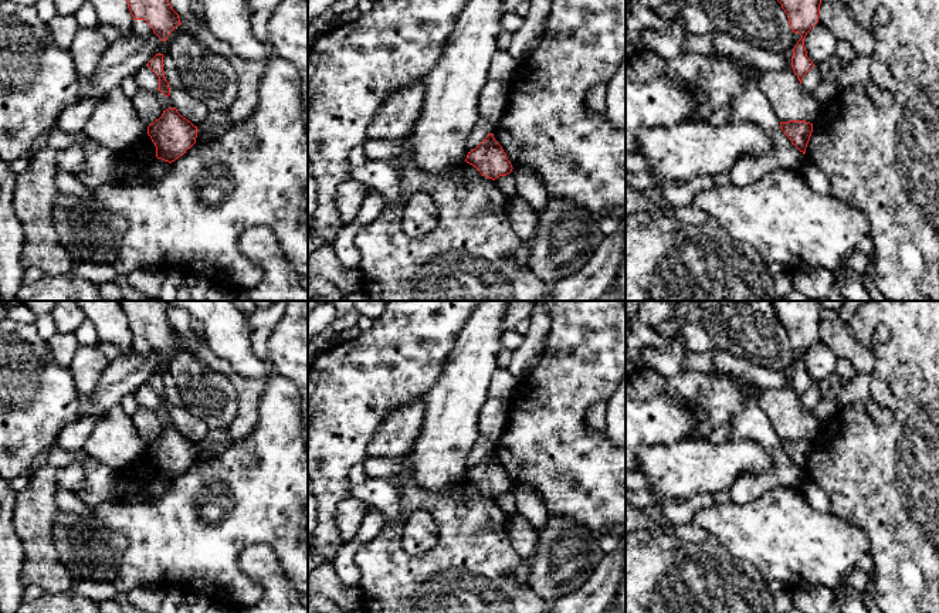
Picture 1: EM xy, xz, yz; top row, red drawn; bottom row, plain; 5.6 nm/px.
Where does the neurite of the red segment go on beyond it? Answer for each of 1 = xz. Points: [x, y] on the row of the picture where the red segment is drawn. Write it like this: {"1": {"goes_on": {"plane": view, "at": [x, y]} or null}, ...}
{"1": {"goes_on": null}}

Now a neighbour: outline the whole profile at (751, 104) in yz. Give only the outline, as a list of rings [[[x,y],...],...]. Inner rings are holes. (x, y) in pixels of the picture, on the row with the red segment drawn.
[[[745,81],[740,92],[728,104],[730,106],[729,122],[753,122],[773,140],[772,148],[760,156],[740,156],[729,169],[730,182],[736,186],[752,184],[774,169],[800,169],[804,155],[780,128],[769,98],[755,81]]]

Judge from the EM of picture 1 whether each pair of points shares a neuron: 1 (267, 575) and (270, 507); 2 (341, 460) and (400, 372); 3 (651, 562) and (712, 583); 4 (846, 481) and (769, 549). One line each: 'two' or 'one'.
1: two
2: one
3: one
4: two

